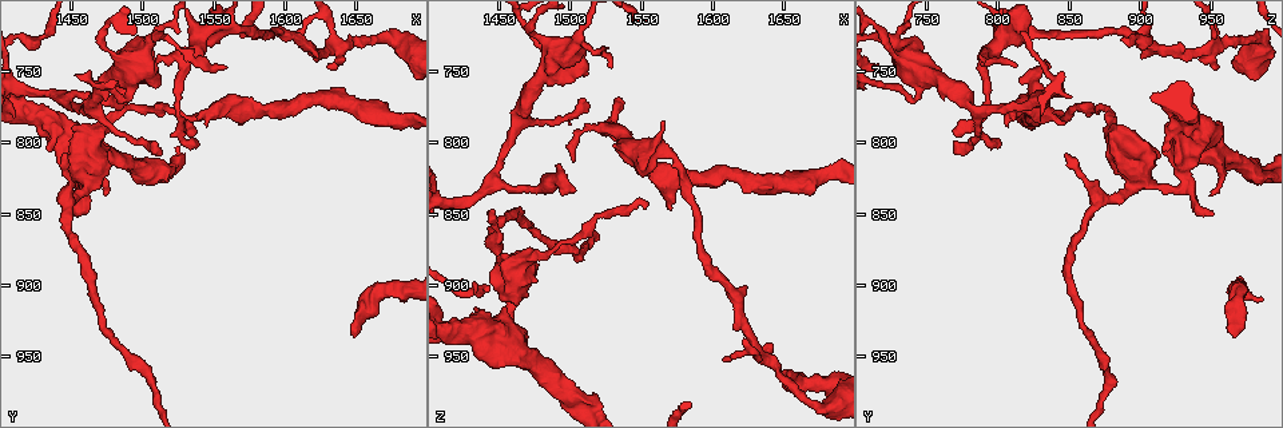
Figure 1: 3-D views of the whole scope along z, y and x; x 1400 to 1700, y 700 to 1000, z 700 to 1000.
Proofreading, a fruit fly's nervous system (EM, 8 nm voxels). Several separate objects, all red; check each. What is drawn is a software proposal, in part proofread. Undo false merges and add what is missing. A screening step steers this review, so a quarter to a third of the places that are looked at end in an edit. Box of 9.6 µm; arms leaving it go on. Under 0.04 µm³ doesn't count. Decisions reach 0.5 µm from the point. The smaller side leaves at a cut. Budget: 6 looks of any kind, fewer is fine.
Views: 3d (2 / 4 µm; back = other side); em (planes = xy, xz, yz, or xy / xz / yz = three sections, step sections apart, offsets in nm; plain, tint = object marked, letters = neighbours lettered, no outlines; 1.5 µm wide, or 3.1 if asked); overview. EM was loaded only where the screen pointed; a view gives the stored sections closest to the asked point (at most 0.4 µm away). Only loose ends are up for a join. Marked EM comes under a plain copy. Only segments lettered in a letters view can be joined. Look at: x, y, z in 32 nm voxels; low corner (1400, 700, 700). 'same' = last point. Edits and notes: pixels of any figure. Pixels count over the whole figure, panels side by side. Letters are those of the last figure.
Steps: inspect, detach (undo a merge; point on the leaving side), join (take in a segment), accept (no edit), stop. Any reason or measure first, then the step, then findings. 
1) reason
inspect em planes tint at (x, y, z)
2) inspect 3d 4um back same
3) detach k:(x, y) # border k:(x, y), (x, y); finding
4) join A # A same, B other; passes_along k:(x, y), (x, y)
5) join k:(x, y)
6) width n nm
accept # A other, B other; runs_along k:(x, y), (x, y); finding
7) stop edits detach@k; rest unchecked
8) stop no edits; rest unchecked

an open end
inspect 3d 4um at (1648, 934, 964)

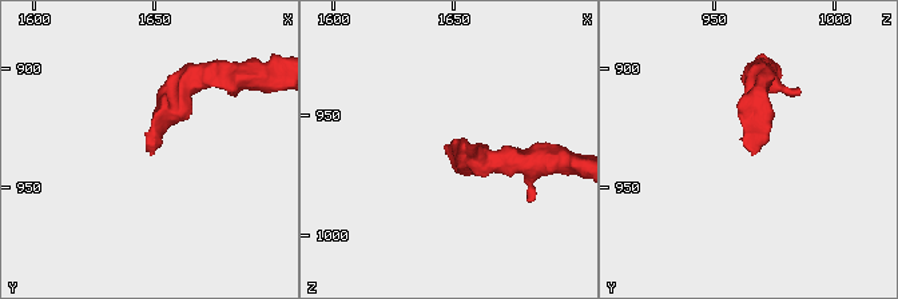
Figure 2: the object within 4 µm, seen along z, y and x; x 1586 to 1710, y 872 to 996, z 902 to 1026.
need the tissue
inspect em xz step 4 tint at (1648, 936, 964)

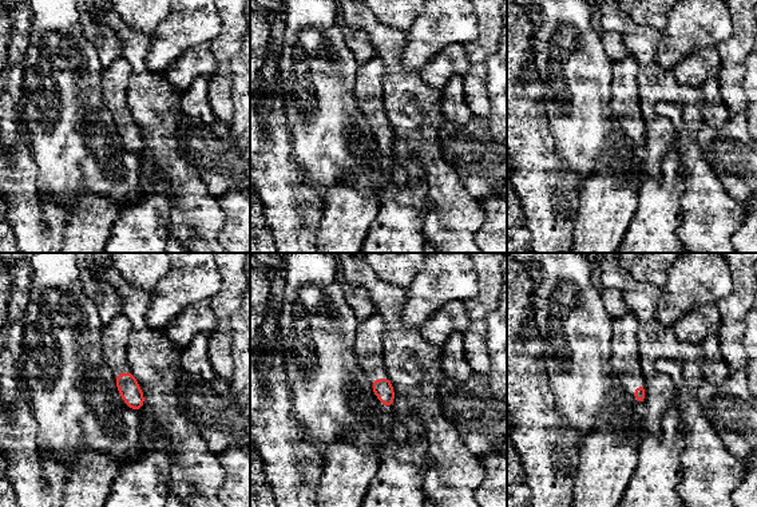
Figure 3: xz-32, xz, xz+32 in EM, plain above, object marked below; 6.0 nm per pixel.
inspect em planes letters same

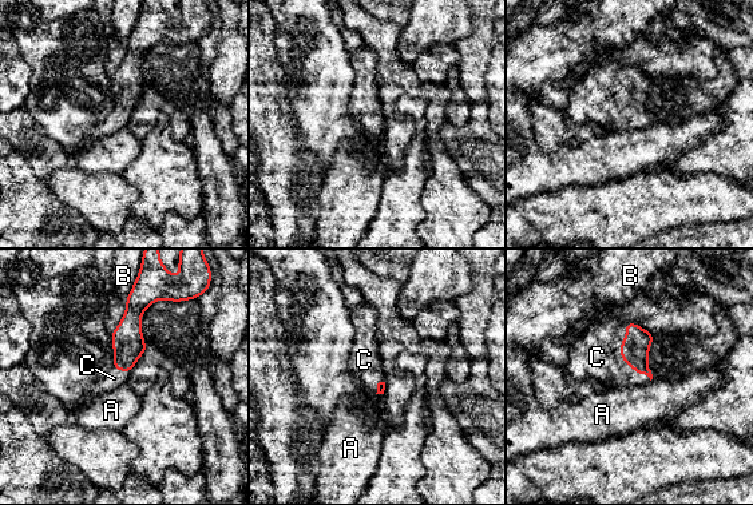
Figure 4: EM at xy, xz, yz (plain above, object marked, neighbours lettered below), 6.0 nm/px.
join C # A other, B other, C same; passes_along 4:(634, 349), (621, 356), (597, 357); it goes on there

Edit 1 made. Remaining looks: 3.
inspect overview

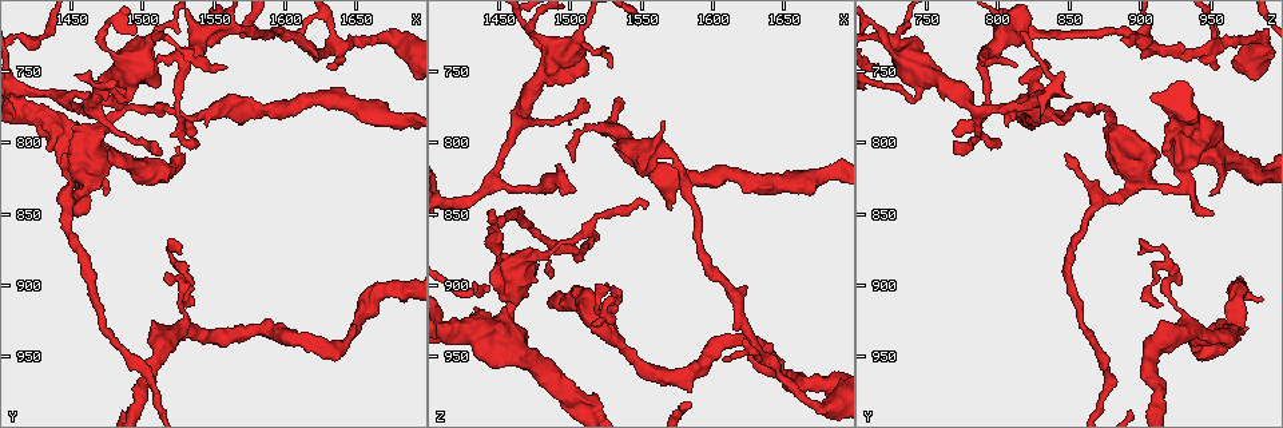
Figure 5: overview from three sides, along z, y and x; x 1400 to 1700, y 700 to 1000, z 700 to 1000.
an open end
inspect em planes letters at (1474, 838, 950)

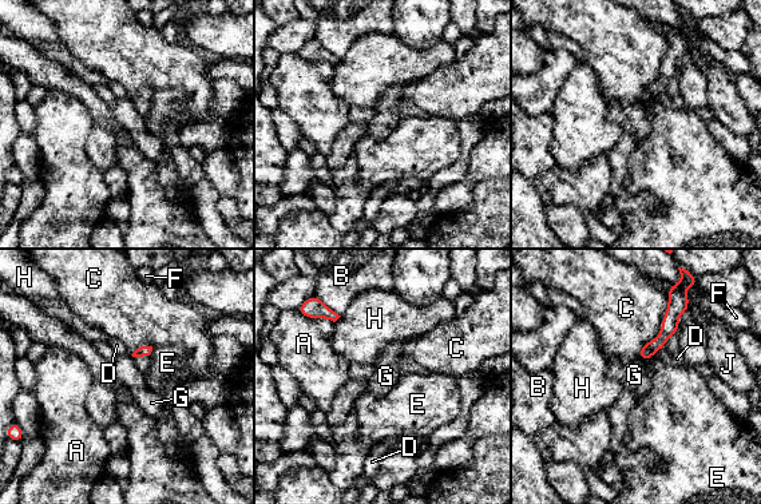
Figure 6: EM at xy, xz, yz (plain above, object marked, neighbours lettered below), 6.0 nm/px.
accept # A other, B other, C other, D other, E other, F other, G other, H other, J other; border 6:(638, 356), (646, 361); none of them fits

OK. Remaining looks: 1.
an open end
inspect em planes letters at (1446, 806, 848)

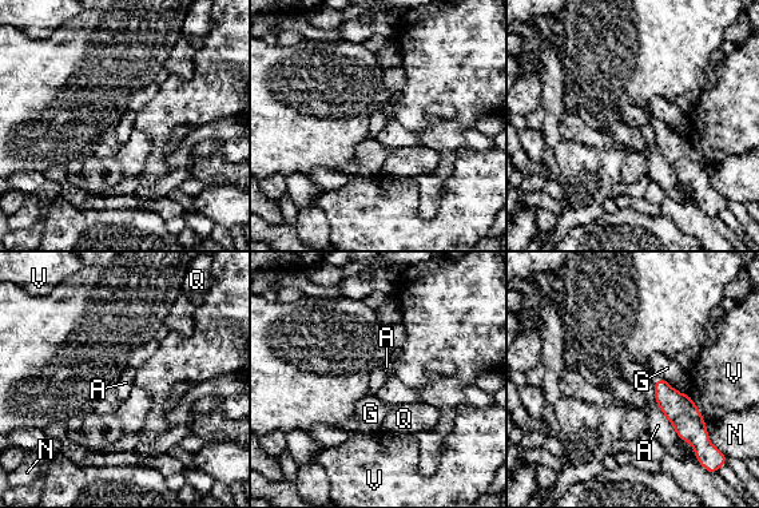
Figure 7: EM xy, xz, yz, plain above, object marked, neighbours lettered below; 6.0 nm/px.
width 140 nm
accept # A other, G other, N other, Q other, V other; border 7:(659, 376), (679, 392), (688, 395); none of them fits

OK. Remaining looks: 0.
stop edits join@4; rest unchecked

